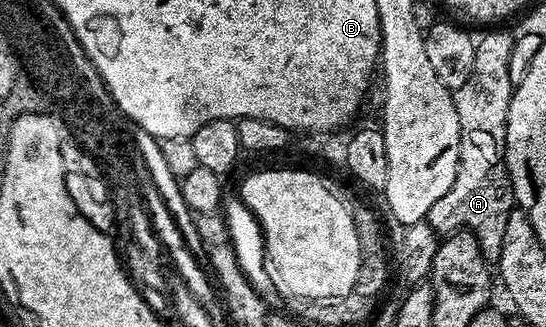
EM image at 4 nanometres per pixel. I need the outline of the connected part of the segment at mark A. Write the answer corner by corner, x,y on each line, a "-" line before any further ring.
494,30
477,39
472,74
463,87
453,91
456,116
460,120
456,180
452,180
452,188
428,208
424,219
439,236
457,234
459,230
475,234
482,255
491,264
497,263
508,216
516,209
514,189
506,171
506,117
515,88
508,80
508,56
512,56
514,39
515,35
506,30

